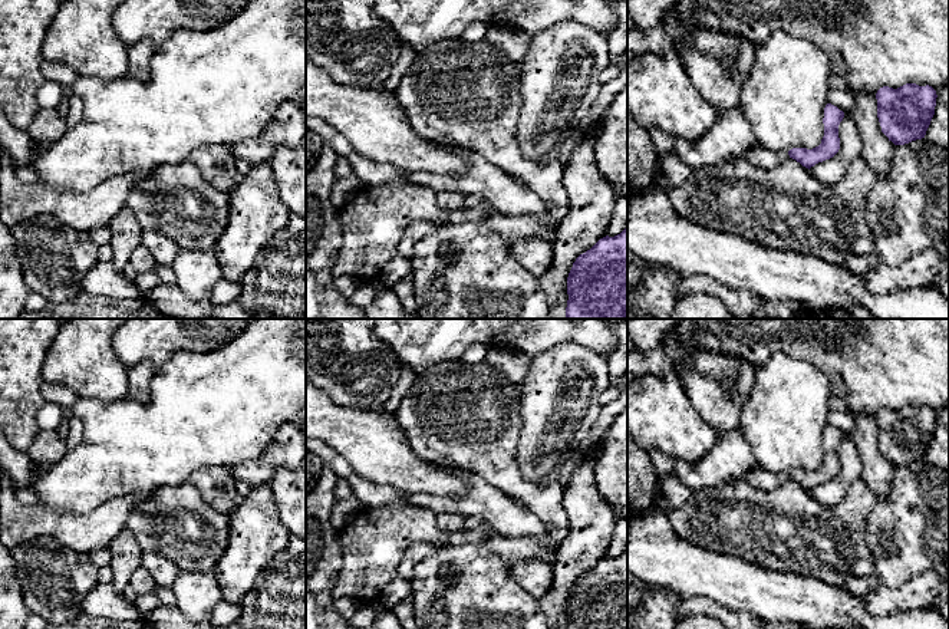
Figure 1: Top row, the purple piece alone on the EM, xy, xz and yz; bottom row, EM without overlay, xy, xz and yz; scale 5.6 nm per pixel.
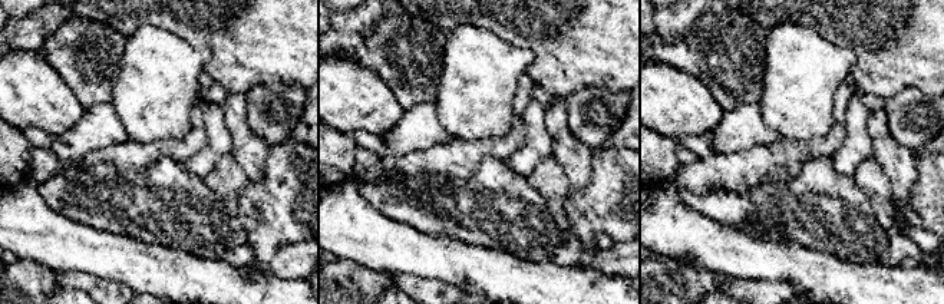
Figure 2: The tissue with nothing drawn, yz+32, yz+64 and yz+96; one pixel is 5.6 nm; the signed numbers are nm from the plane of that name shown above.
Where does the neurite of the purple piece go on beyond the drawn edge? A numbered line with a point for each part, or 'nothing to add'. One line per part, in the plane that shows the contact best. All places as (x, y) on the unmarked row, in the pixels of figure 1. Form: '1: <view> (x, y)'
1: yz (760, 478)

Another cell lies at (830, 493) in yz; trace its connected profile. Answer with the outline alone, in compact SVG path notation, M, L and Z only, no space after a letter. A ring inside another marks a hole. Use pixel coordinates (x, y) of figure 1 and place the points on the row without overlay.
M844 435L838 447L840 471L838 474L823 484L810 490L811 495L826 507L834 507L840 503L849 487L861 478L863 465L850 435Z

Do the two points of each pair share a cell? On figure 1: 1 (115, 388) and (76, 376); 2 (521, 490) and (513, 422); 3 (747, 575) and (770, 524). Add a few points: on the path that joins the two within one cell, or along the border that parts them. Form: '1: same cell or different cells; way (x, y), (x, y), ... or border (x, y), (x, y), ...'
1: same cell; way (105, 379), (102, 376), (86, 376)
2: same cell; way (506, 473), (506, 440)
3: different cells; border (720, 553), (784, 572)

